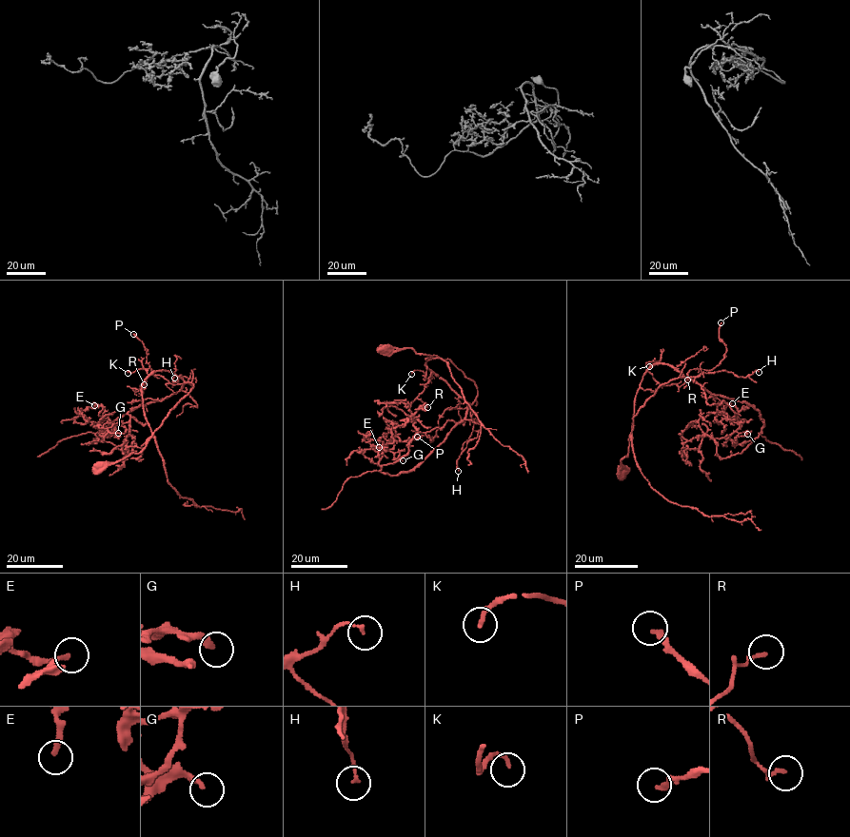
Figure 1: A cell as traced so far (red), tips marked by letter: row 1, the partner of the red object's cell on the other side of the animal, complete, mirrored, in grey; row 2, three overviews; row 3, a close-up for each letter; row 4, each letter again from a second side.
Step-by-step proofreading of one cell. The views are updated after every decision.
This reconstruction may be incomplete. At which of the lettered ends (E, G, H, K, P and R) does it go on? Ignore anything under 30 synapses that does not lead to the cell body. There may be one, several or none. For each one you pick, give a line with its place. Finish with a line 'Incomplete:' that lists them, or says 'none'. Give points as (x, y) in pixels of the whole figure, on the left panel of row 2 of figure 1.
Incomplete: none

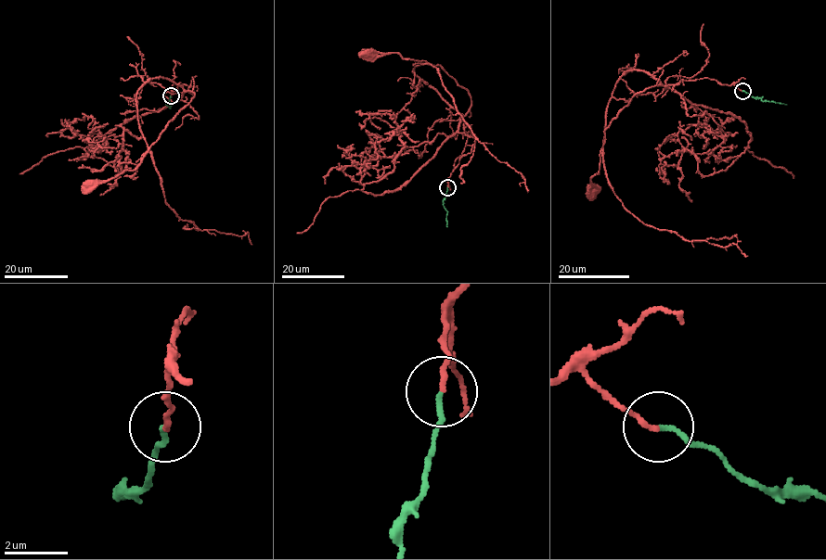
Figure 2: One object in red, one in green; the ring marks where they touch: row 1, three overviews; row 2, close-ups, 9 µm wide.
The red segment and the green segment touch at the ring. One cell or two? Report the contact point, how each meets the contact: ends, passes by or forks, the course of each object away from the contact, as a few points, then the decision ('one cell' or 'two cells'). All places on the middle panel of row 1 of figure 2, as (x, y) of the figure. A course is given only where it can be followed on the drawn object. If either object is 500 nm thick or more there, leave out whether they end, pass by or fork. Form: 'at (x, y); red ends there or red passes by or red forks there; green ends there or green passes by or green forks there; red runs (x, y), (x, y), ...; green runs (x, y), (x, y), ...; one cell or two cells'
at (447, 187); red ends there; green ends there; red runs (447, 187), (454, 160), (466, 143), (461, 118), (471, 105), (470, 95), (439, 65), (397, 53), (368, 53); green runs (447, 187), (444, 206), (447, 211), (447, 226); one cell

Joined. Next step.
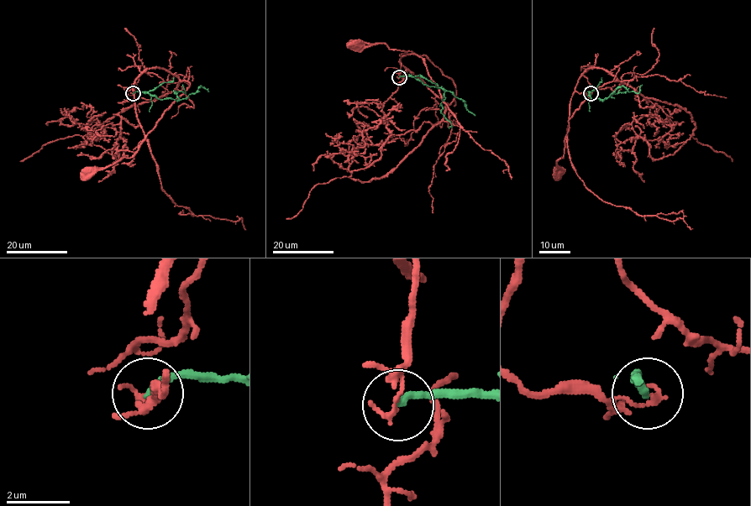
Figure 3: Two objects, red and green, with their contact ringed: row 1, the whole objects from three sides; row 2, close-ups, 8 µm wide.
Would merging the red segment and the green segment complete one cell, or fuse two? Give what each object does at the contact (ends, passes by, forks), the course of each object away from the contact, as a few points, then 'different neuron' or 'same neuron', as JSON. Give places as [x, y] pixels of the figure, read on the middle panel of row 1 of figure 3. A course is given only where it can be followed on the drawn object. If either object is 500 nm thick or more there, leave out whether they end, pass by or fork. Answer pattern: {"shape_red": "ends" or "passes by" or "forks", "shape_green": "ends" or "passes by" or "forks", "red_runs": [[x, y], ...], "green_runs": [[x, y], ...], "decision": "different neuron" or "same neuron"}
{"shape_red": "ends", "shape_green": "ends", "red_runs": [[399, 77], [401, 56], [412, 52], [390, 49], [384, 44], [356, 44]], "green_runs": [[399, 77], [422, 76], [443, 90], [441, 112], [452, 126], [449, 128]], "decision": "different neuron"}

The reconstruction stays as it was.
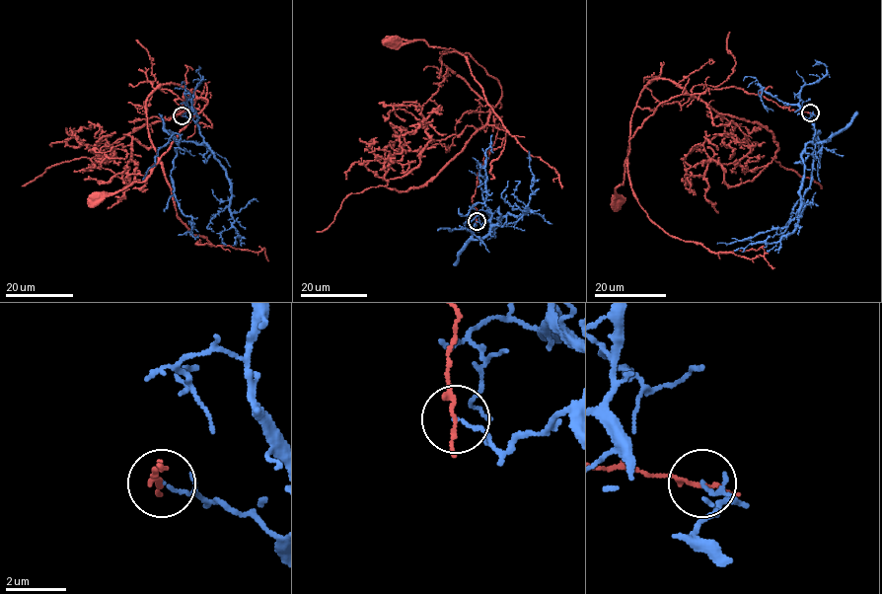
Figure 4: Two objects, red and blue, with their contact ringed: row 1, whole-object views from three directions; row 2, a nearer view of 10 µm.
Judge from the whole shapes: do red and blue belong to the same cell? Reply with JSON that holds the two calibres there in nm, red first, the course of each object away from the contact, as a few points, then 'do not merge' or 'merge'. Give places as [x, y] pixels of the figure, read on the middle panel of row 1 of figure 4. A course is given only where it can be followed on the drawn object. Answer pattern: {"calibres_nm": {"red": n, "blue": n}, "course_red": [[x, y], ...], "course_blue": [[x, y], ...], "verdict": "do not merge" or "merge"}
{"calibres_nm": {"red": 110, "blue": 100}, "course_red": [[477, 221], [473, 196], [497, 132], [491, 110], [501, 96], [500, 85], [468, 52], [423, 40], [393, 40]], "course_blue": [[477, 221], [497, 224], [484, 236], [474, 239], [465, 223], [474, 204], [485, 201], [485, 151], [492, 135]], "verdict": "do not merge"}

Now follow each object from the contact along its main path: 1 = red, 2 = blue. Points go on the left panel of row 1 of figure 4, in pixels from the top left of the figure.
1: (183, 115), (178, 111), (183, 97), (203, 93), (197, 98), (206, 105), (152, 173), (98, 198)
2: (183, 115), (193, 121), (203, 141), (180, 140), (171, 178), (180, 209), (191, 217), (191, 235), (198, 237)

